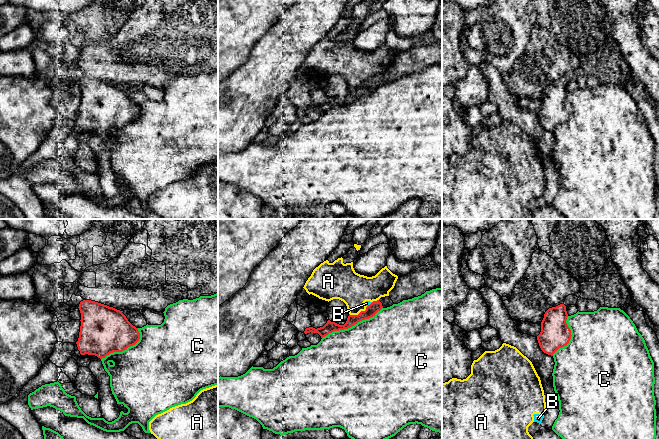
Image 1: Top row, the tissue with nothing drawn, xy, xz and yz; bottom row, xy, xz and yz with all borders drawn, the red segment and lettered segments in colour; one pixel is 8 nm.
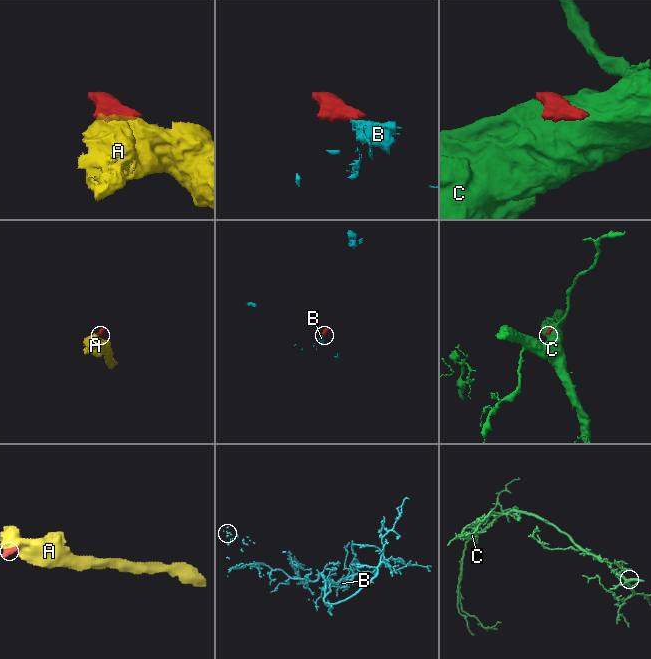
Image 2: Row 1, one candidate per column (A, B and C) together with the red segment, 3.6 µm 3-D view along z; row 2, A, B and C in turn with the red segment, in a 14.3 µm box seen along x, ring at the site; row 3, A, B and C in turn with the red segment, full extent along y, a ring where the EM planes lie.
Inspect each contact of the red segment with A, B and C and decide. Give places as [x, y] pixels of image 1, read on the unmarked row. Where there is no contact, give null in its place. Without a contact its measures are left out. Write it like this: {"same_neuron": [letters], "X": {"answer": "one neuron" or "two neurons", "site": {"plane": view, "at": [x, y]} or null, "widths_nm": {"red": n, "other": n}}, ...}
{"same_neuron": [], "A": {"answer": "two neurons", "site": {"plane": "xz", "at": [359, 89]}, "widths_nm": {"red": 90, "other": 260}}, "B": {"answer": "two neurons", "site": {"plane": "xz", "at": [370, 80]}, "widths_nm": {"red": 90, "other": 40}}, "C": {"answer": "two neurons", "site": {"plane": "xz", "at": [352, 101]}, "widths_nm": {"red": 90, "other": 480}}}

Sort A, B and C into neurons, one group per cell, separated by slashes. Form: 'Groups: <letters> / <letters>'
Groups: A B / C

